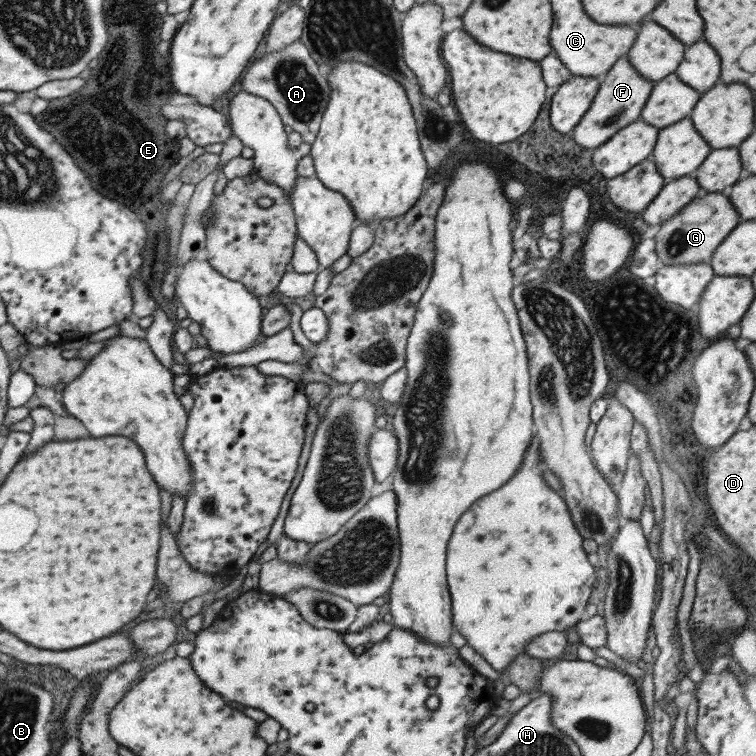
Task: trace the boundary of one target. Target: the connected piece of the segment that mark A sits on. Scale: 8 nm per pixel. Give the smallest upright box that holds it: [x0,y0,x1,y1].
[239,39,330,144]

